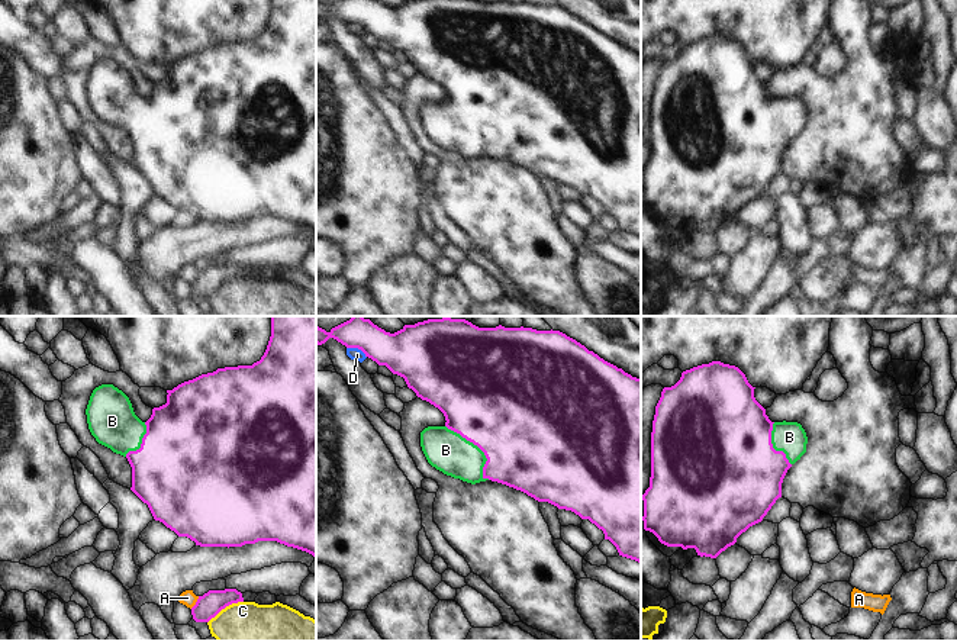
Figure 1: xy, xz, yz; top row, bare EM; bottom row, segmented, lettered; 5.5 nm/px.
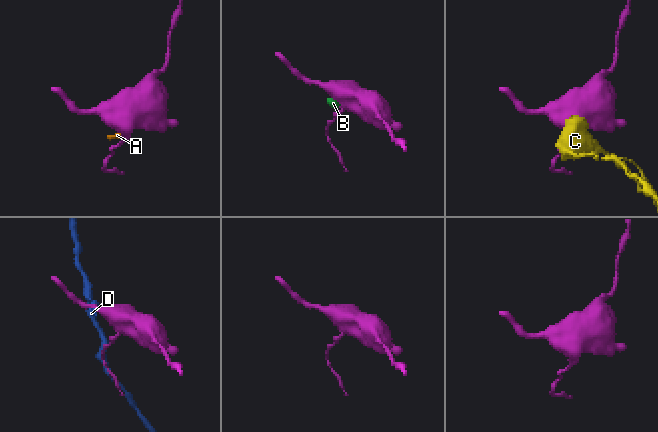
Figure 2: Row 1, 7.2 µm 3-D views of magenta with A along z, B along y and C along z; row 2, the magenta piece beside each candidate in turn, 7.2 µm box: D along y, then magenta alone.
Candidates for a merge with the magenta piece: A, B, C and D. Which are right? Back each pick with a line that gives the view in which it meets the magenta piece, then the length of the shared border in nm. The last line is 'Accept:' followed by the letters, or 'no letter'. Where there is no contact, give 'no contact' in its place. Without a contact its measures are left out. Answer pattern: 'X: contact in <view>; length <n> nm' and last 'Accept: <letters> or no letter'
B: contact in xz; length 380 nm
Accept: B

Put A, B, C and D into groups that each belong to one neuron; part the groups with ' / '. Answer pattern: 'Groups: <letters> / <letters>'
Groups: A / B / C / D

